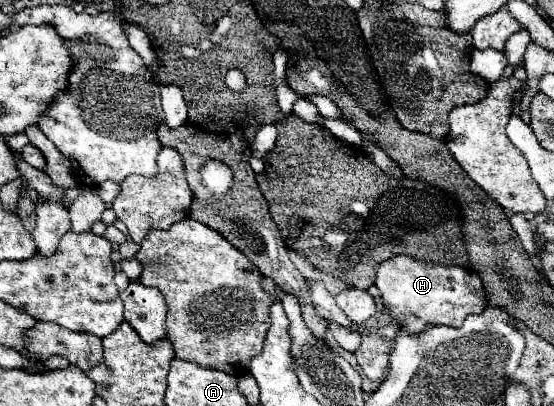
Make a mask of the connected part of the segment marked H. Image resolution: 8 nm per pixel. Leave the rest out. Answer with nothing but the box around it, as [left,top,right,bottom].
[376,256,486,332]

